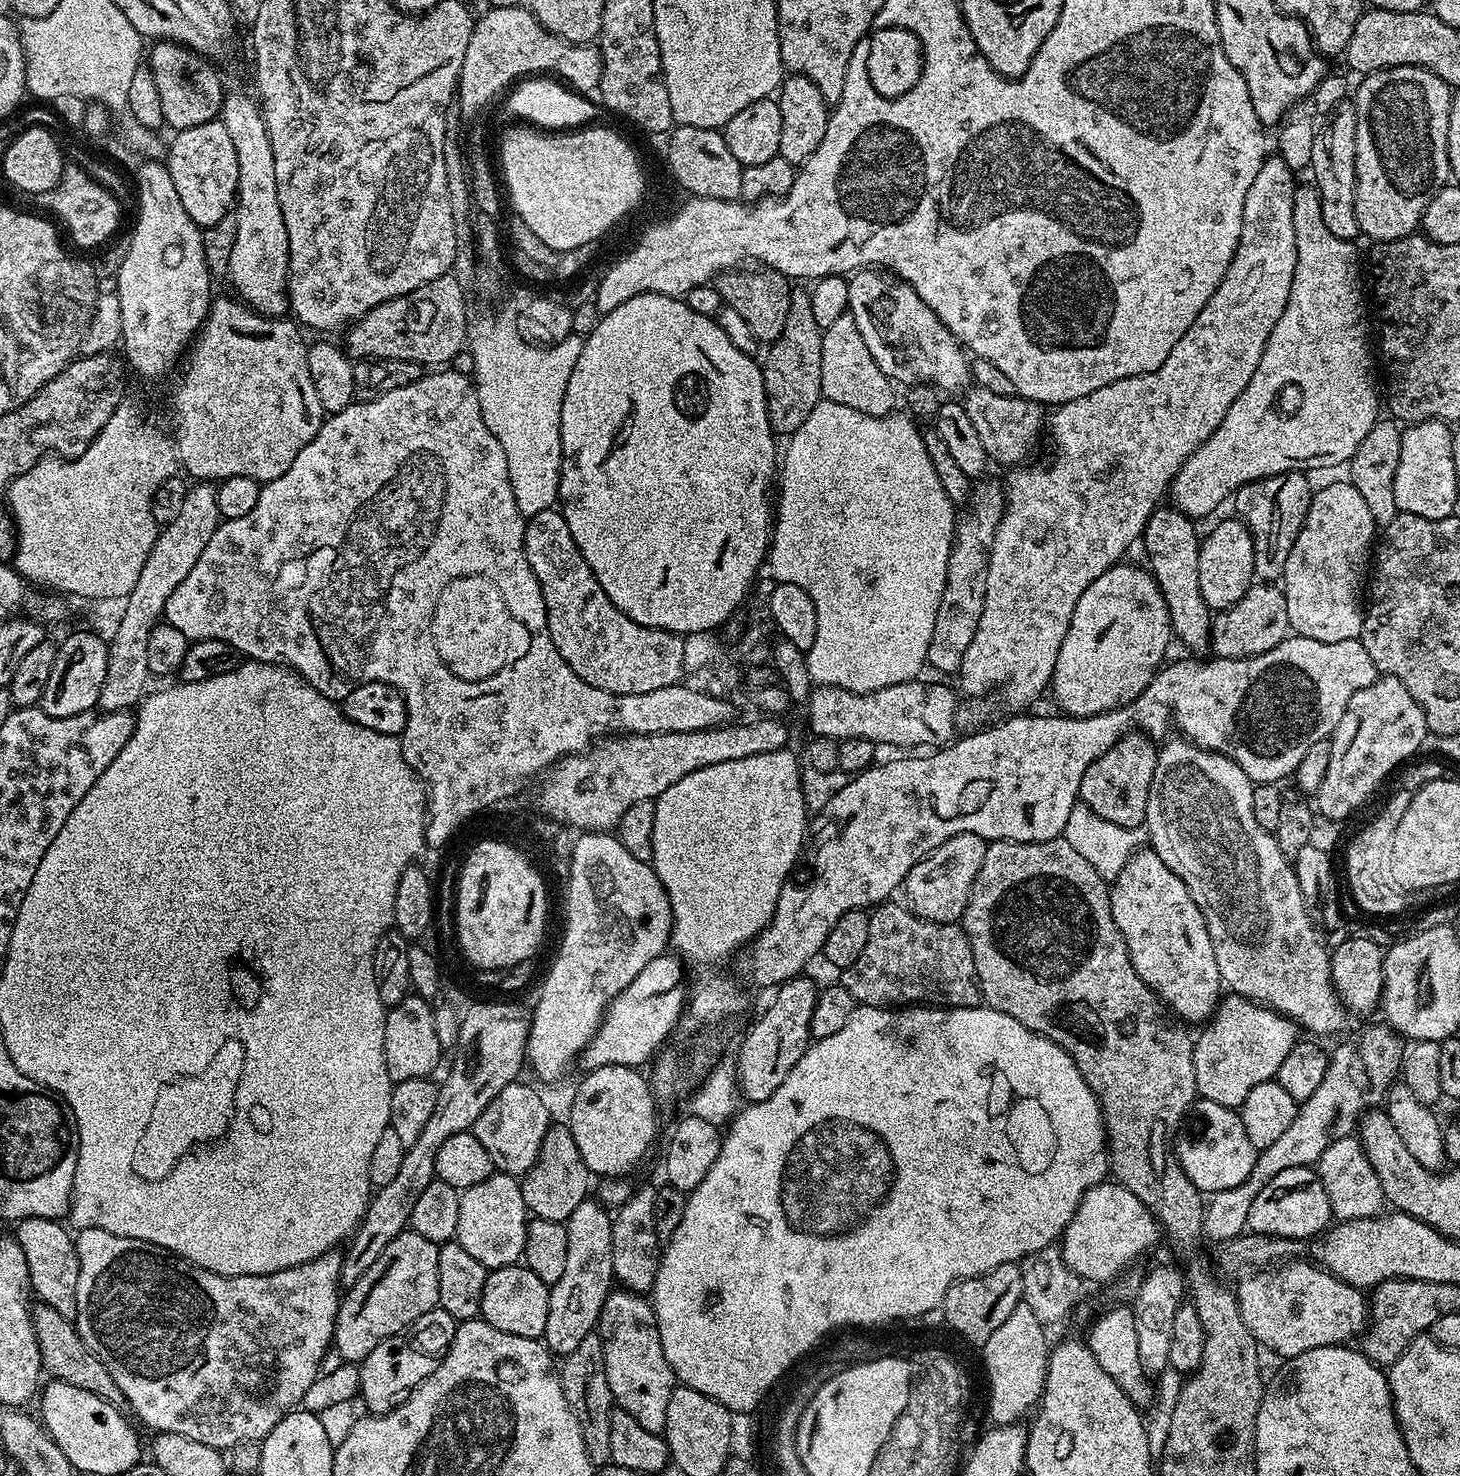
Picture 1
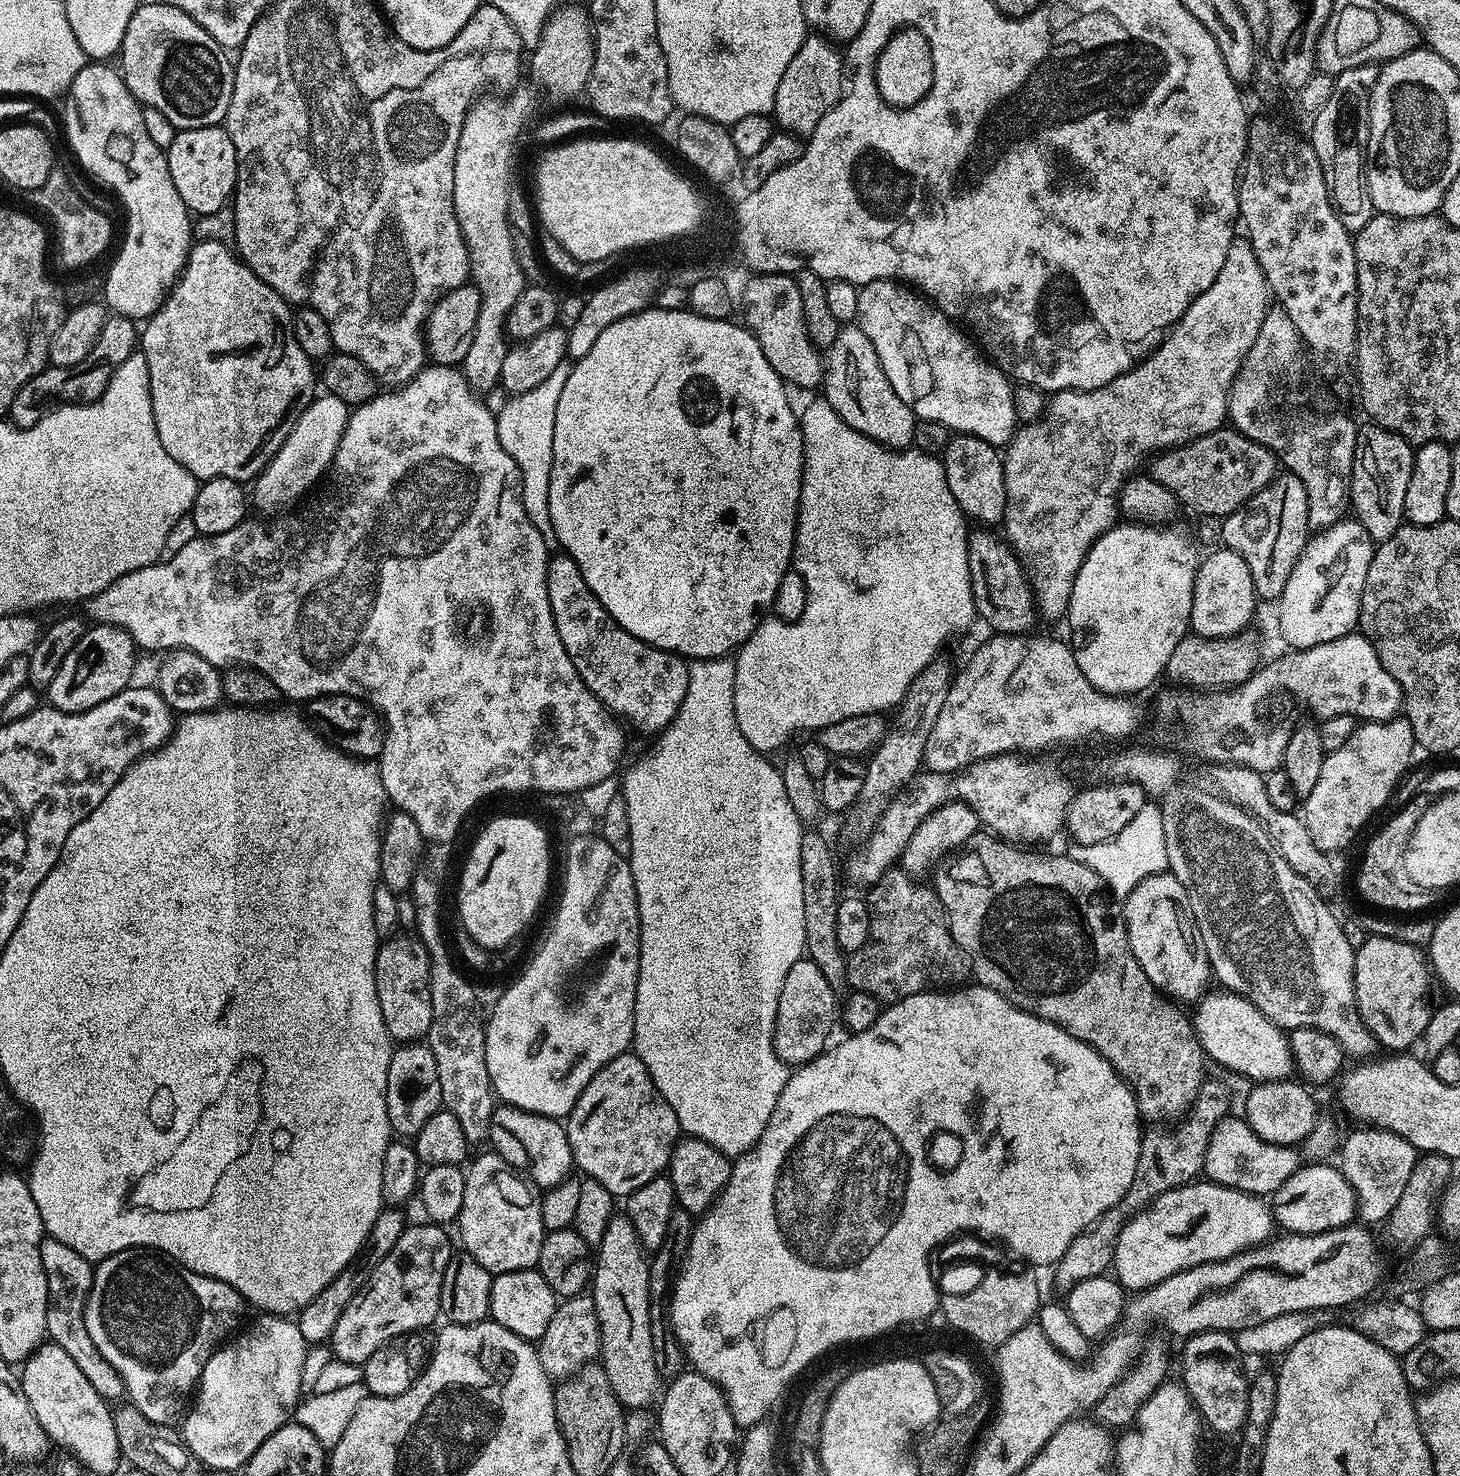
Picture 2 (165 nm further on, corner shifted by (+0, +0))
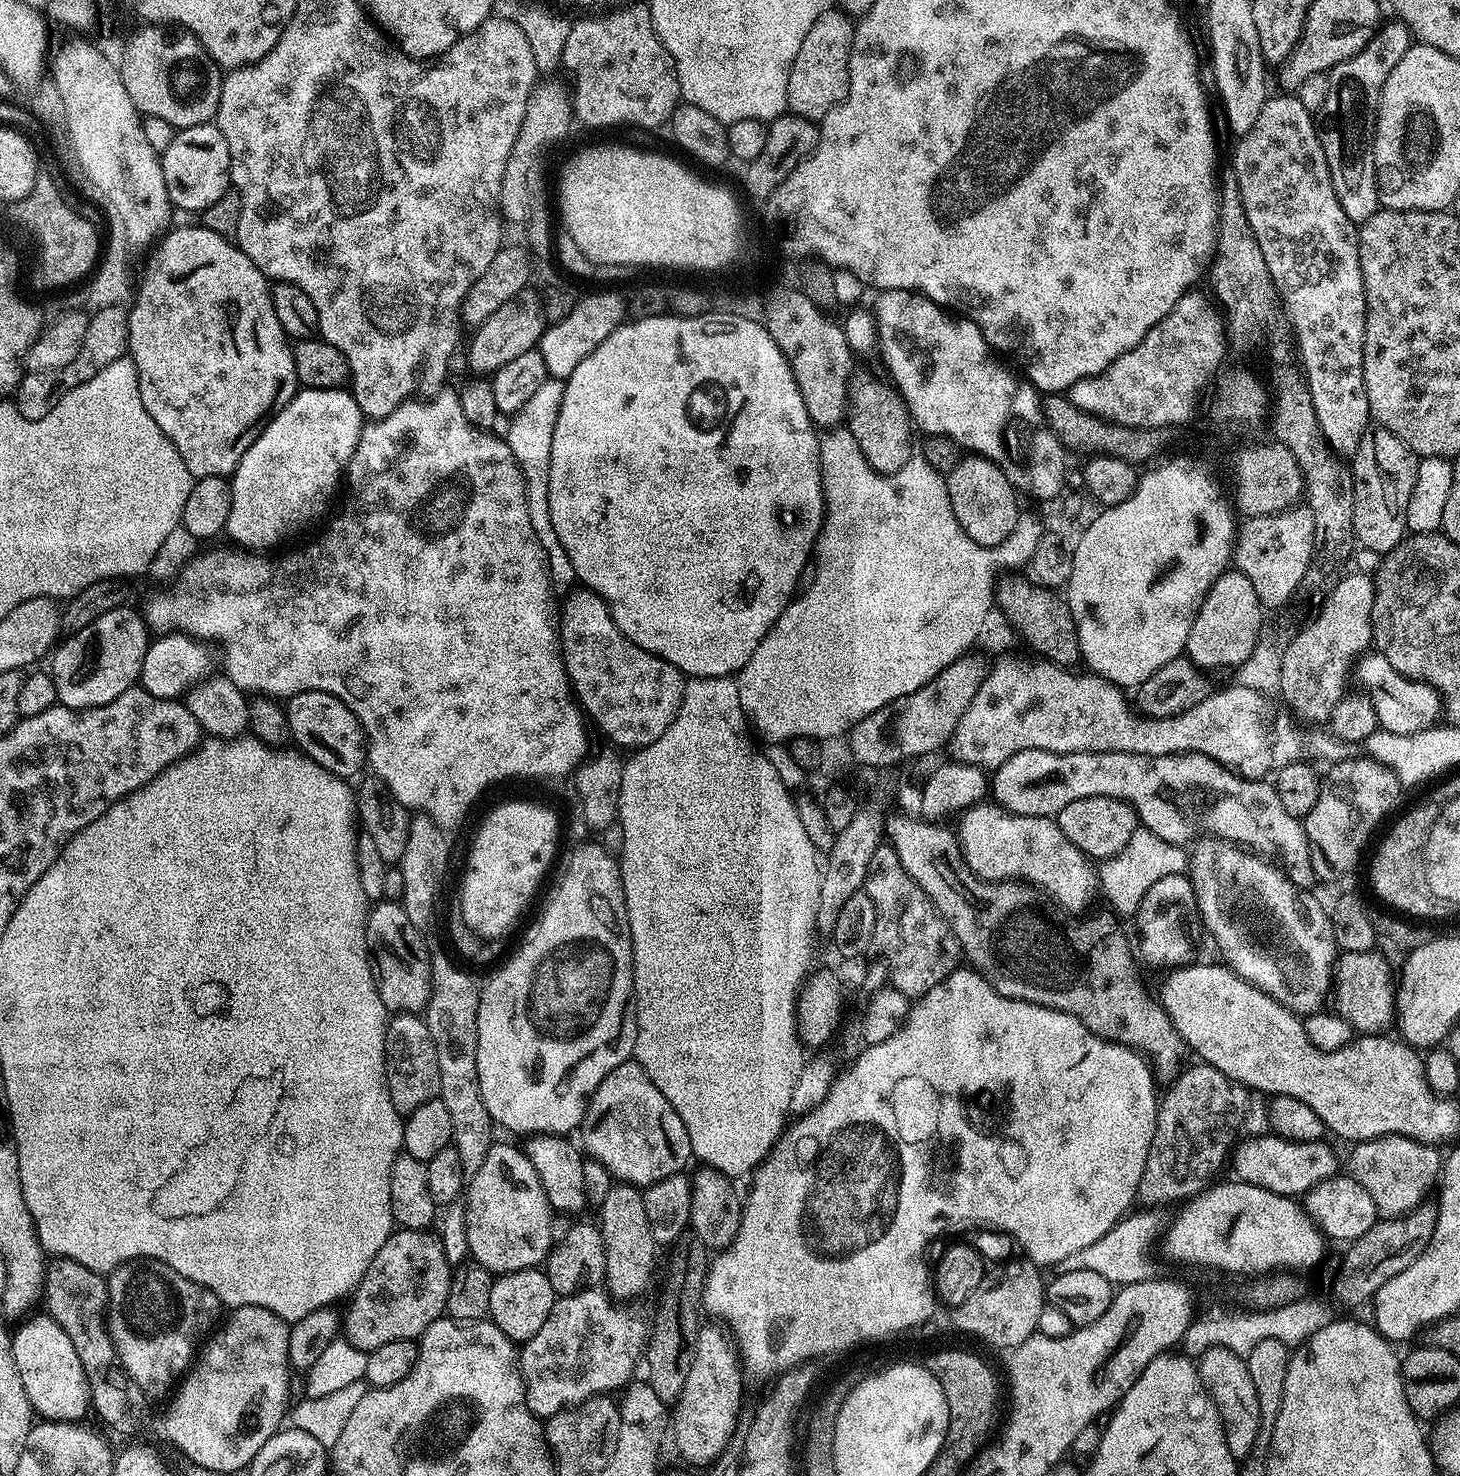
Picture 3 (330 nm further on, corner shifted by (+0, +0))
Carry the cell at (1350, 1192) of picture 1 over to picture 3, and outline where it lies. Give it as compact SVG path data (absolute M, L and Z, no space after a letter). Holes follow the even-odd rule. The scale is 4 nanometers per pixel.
M1379 1136L1373 1140L1361 1140L1353 1148L1356 1149L1352 1152L1350 1175L1360 1183L1362 1190L1366 1190L1366 1194L1370 1194L1370 1198L1374 1198L1374 1206L1381 1217L1395 1218L1415 1211L1429 1199L1428 1191L1437 1187L1442 1171L1442 1156L1436 1153L1437 1149L1431 1144L1424 1144L1409 1136Z

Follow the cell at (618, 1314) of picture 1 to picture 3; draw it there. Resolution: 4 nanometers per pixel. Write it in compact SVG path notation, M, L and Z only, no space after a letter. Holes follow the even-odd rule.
M613 1183L610 1194L598 1206L598 1227L606 1246L606 1288L615 1297L638 1293L652 1276L656 1268L658 1245L654 1234L650 1234L650 1221L646 1219L644 1193L635 1184Z

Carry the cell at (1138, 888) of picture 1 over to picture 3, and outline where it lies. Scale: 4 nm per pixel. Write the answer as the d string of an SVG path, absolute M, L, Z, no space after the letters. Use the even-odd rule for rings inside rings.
M1185 873L1166 874L1166 878L1158 878L1158 882L1154 882L1154 886L1150 886L1150 890L1146 890L1146 898L1142 898L1140 903L1140 911L1138 913L1138 921L1140 920L1140 948L1138 944L1138 952L1145 956L1152 964L1168 964L1167 966L1183 966L1193 959L1192 956L1192 939L1196 936L1196 928L1198 932L1198 913L1196 911L1196 891L1192 885L1191 879Z

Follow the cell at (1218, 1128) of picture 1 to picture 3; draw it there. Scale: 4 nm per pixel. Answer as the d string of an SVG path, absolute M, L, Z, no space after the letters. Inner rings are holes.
M1275 1134L1256 1136L1248 1141L1240 1150L1237 1149L1236 1172L1245 1184L1253 1184L1259 1188L1270 1190L1274 1194L1303 1197L1318 1182L1329 1180L1341 1171L1340 1160L1334 1149L1324 1140L1314 1142L1294 1142L1284 1140Z

